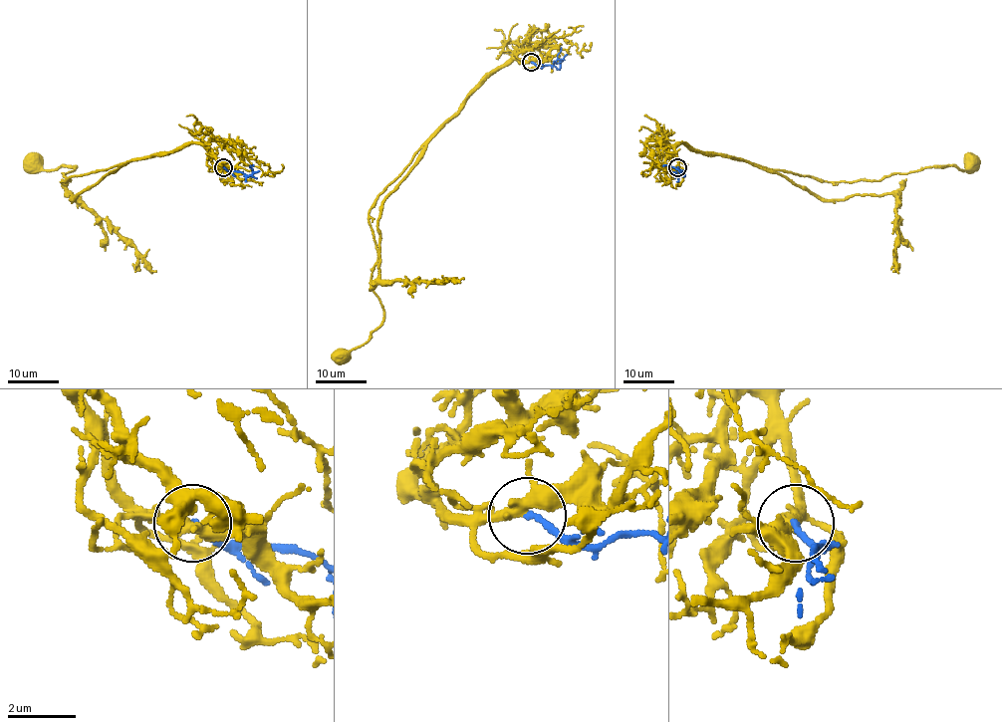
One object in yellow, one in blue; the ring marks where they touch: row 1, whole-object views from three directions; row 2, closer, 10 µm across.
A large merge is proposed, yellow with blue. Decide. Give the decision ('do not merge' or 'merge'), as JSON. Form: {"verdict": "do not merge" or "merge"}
{"verdict": "merge"}

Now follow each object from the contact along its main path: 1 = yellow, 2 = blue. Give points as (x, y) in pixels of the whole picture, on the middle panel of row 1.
1: (532, 62), (499, 66), (371, 208), (377, 263), (371, 290), (383, 322), (362, 345), (339, 353)
2: (532, 62), (541, 67), (560, 65), (558, 56), (561, 48)

